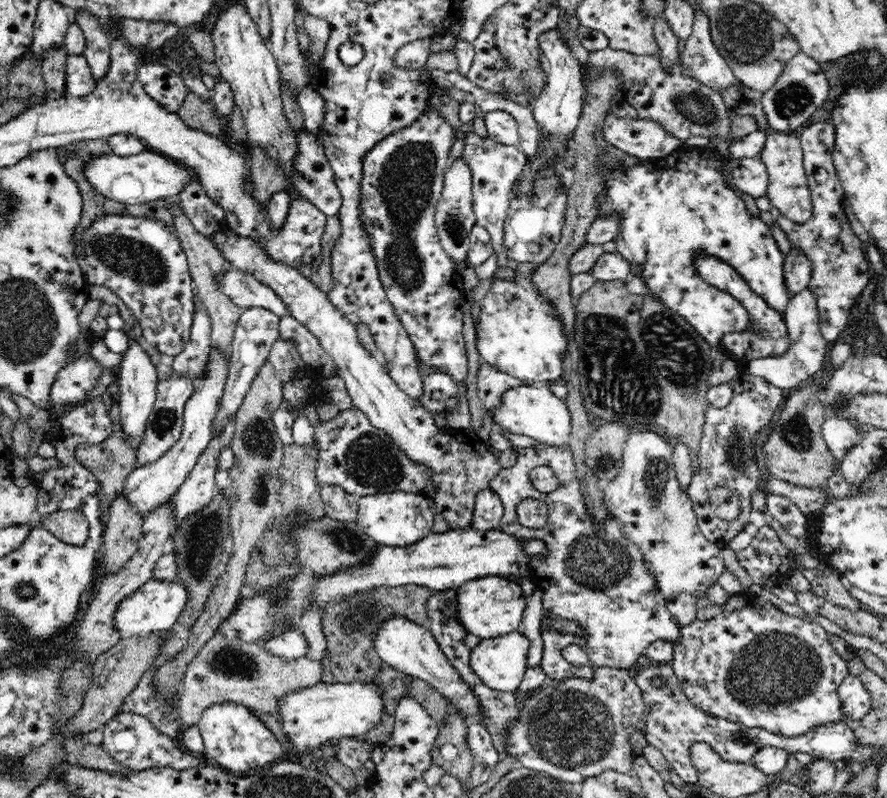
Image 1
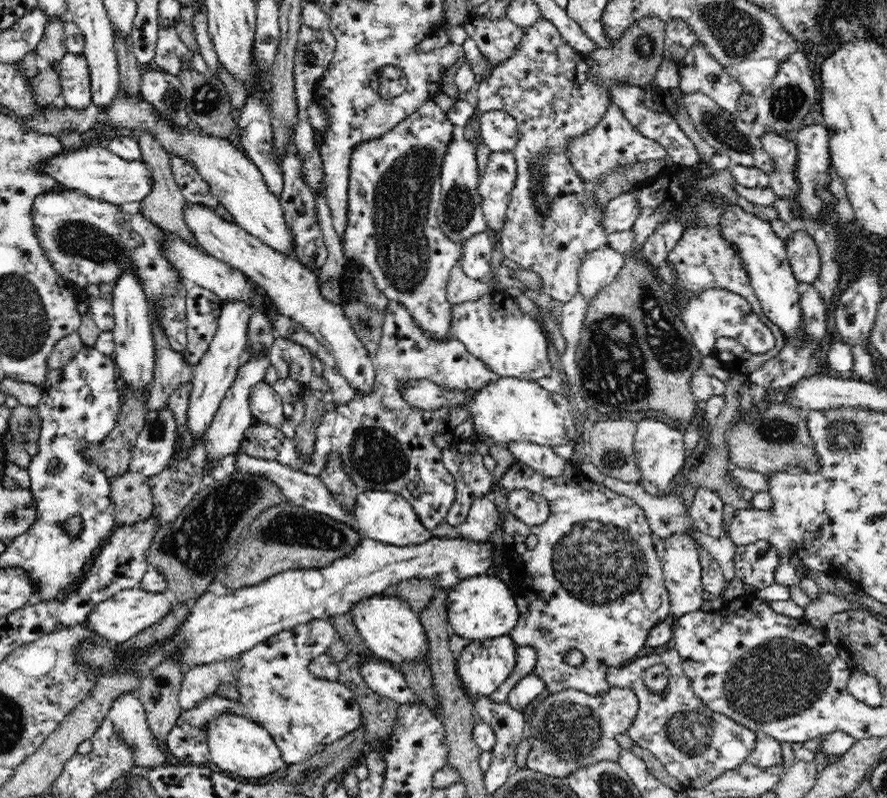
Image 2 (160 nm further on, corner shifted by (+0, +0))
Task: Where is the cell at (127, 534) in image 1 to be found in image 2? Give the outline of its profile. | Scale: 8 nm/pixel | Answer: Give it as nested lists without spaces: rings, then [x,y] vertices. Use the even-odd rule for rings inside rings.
[[[130,470],[110,478],[115,524],[139,524],[152,515],[153,496],[148,479],[149,477]]]

